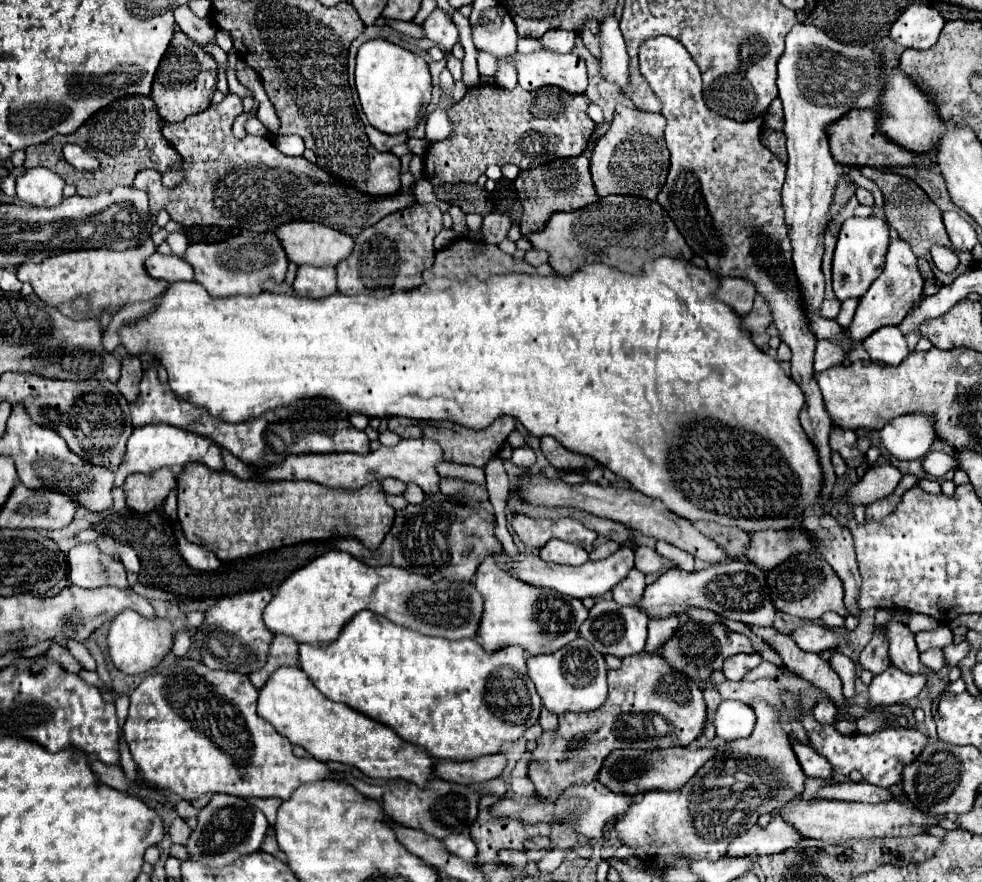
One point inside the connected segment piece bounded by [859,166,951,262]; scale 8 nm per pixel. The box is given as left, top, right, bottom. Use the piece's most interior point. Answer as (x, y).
(909, 210)

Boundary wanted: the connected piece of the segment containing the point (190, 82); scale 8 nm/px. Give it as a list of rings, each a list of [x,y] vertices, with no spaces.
[[[181,30],[175,32],[153,80],[151,98],[157,106],[159,116],[165,122],[181,122],[187,116],[199,114],[211,106],[213,94],[217,90],[217,64],[211,54],[203,52],[193,40]]]

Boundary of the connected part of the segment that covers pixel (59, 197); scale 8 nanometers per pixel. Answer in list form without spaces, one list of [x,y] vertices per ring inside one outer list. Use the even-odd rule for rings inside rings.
[[[47,168],[25,170],[17,178],[17,198],[31,206],[57,206],[63,202],[65,180]]]

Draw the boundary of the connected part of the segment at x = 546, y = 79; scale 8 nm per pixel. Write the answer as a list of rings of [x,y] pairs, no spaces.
[[[541,48],[531,54],[515,54],[511,62],[519,76],[523,90],[535,90],[541,86],[559,86],[567,92],[585,92],[587,70],[585,60],[575,54],[557,54]]]

